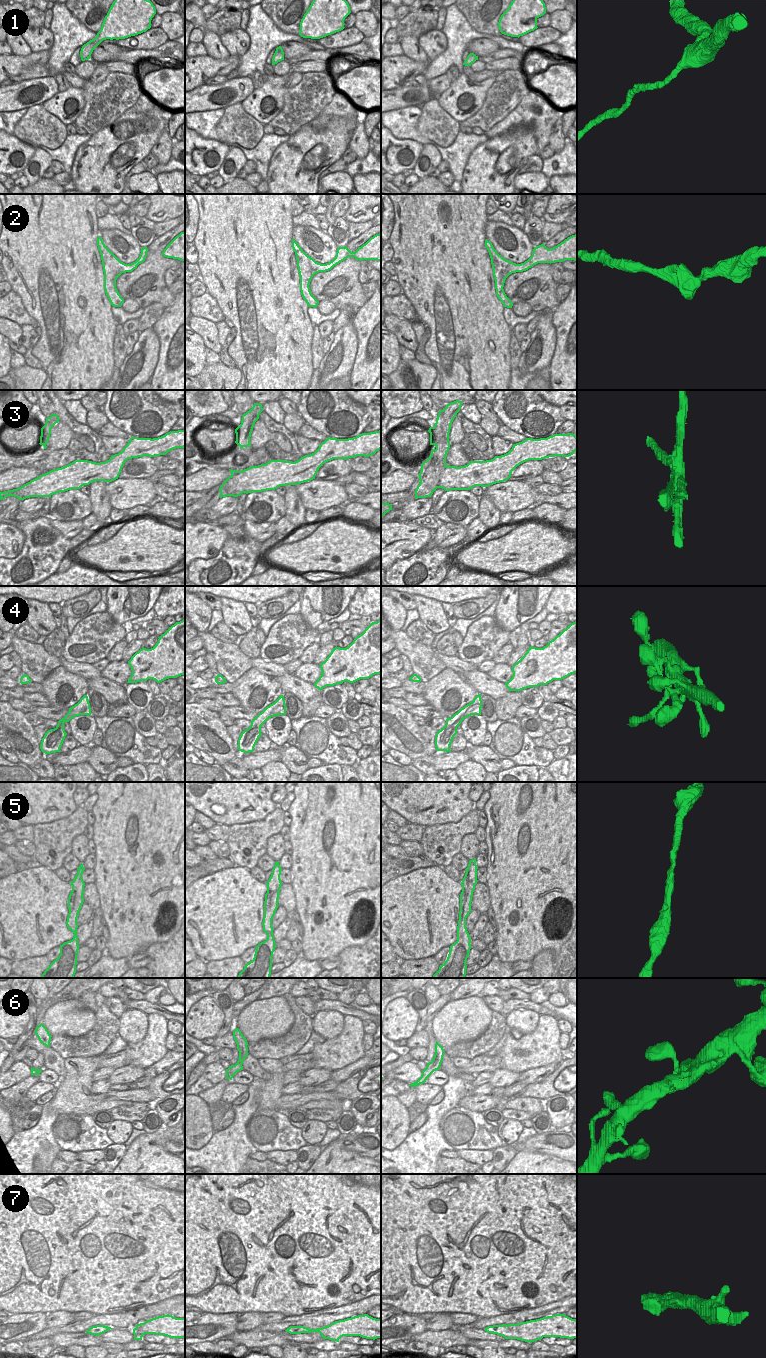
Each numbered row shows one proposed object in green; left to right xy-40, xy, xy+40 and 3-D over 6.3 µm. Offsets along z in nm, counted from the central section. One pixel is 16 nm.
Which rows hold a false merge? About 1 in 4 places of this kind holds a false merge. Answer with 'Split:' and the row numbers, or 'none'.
Split: 3

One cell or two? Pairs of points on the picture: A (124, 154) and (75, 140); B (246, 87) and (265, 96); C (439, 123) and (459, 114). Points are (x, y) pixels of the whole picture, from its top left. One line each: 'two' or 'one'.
A: two
B: two
C: two

